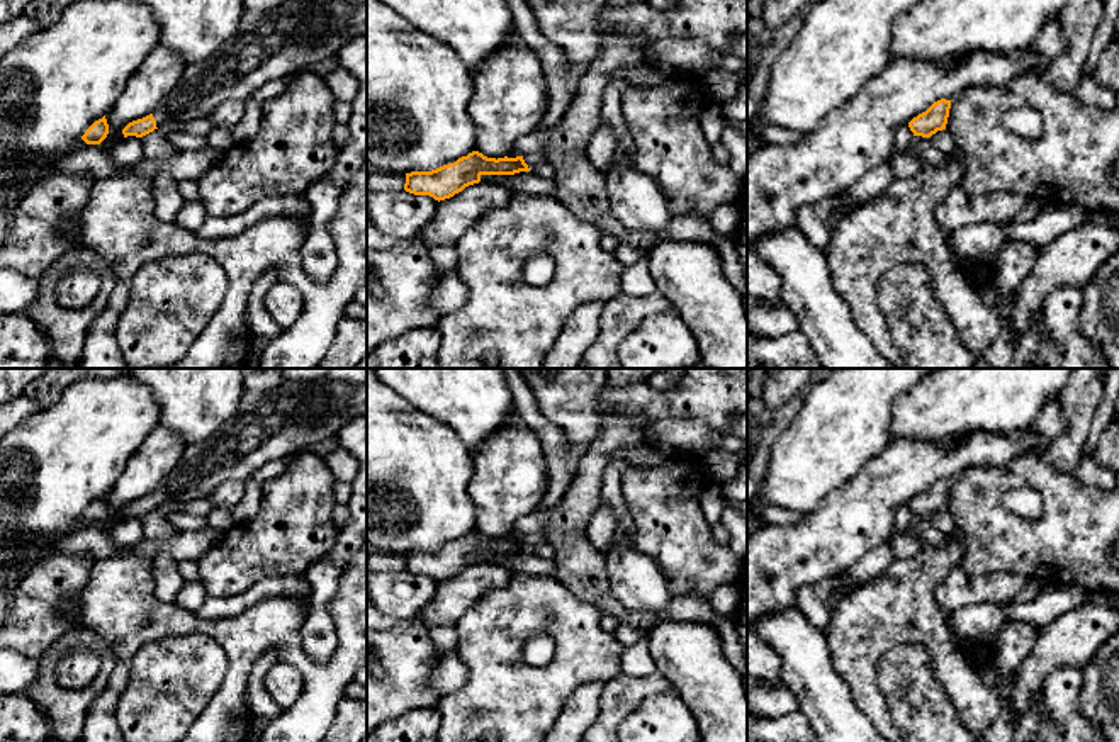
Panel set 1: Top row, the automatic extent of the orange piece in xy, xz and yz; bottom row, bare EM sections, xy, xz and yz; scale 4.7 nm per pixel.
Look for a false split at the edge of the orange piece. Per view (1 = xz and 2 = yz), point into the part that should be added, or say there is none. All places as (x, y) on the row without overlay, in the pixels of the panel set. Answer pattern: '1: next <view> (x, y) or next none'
1: next none
2: next none

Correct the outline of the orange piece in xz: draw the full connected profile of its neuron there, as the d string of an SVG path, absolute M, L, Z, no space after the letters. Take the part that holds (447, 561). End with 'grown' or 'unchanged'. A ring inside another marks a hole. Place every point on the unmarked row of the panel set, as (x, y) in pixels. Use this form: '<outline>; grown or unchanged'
M472 531L436 550L406 554L404 571L414 576L430 576L440 582L479 564L482 555L515 555L520 552L530 552L523 537L496 540Z; unchanged

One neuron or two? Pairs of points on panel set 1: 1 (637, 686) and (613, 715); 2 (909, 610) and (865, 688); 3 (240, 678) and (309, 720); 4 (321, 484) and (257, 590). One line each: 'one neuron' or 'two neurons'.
1: one neuron
2: one neuron
3: one neuron
4: two neurons

